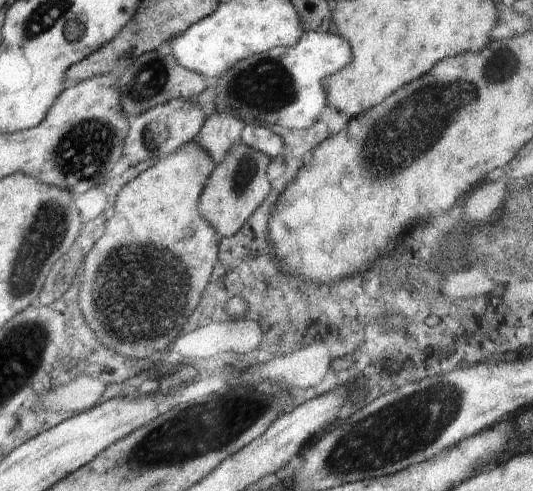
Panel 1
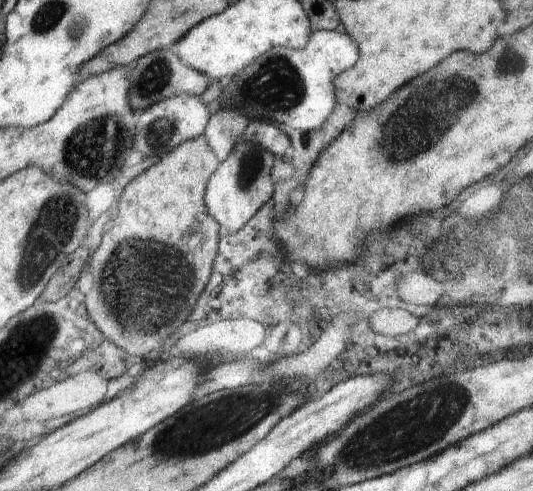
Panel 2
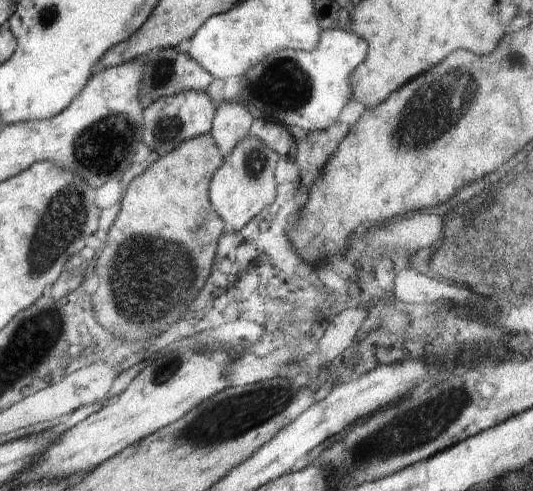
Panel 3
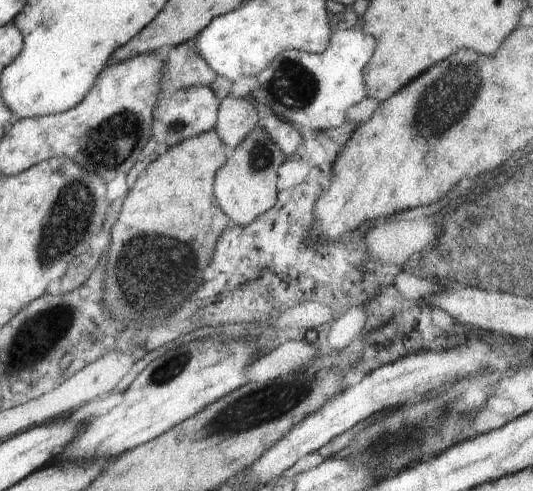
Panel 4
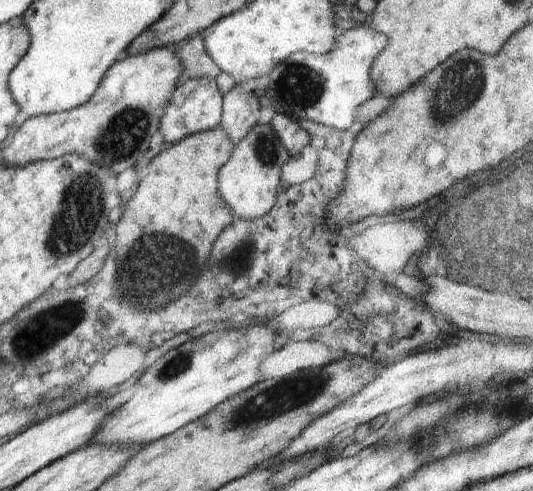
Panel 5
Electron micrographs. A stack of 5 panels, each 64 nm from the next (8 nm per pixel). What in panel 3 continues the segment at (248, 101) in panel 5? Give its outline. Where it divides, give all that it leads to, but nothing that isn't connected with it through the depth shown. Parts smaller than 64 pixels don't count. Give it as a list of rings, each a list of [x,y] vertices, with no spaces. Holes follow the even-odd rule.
[[[223,100],[217,106],[210,134],[224,158],[249,135],[255,120],[256,116],[244,103]]]

